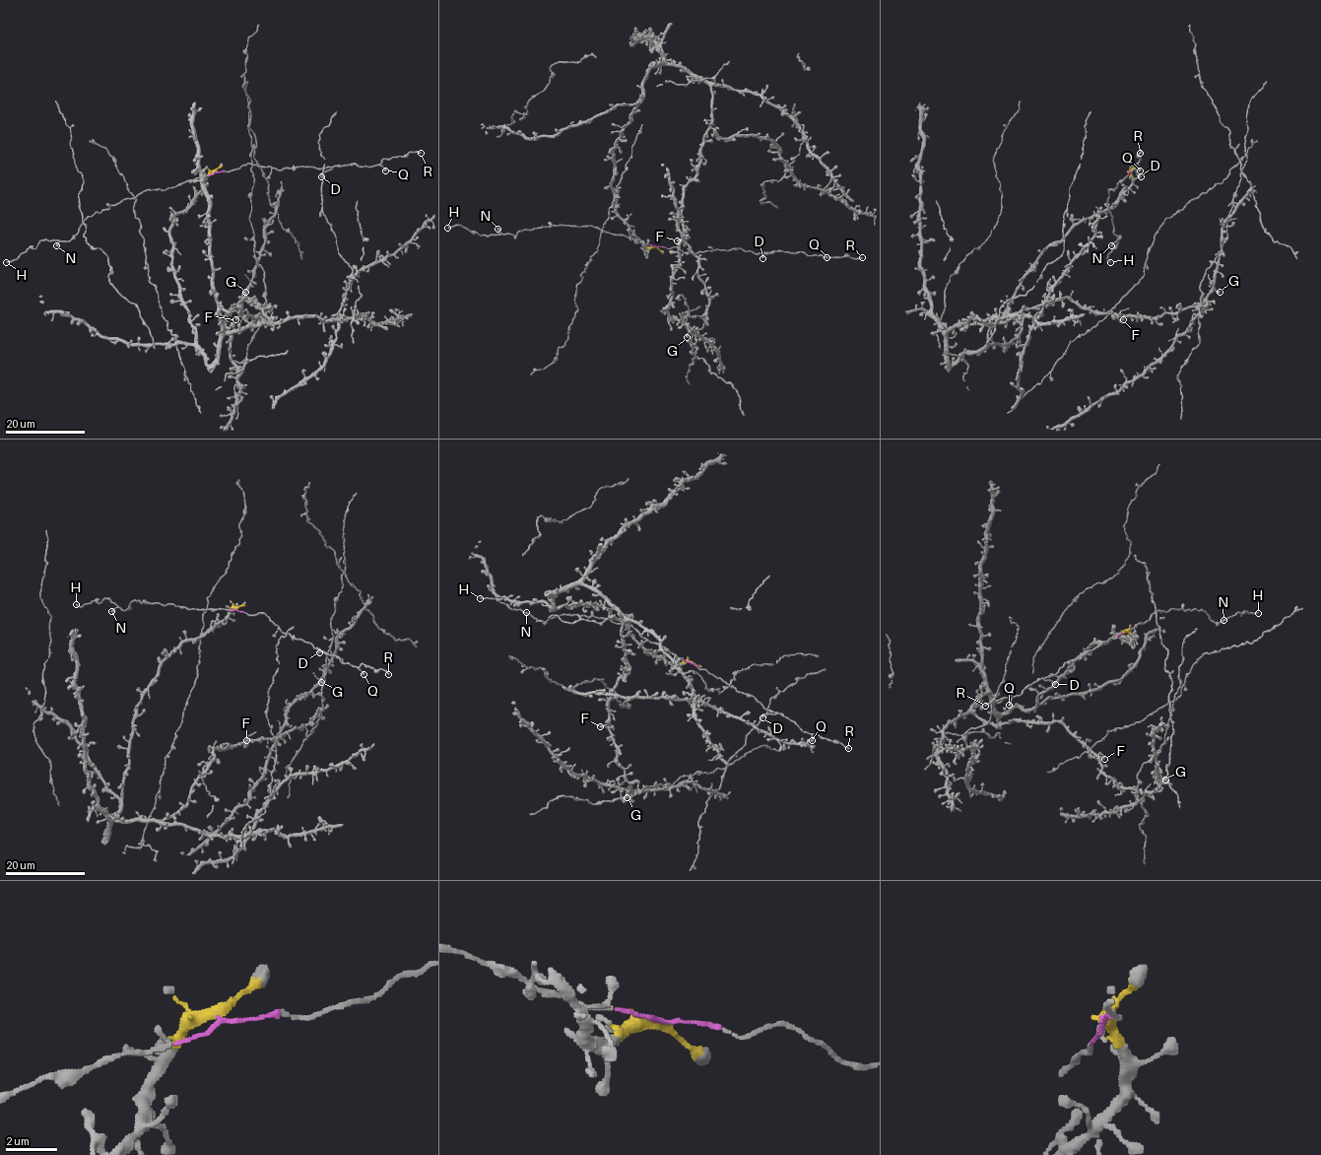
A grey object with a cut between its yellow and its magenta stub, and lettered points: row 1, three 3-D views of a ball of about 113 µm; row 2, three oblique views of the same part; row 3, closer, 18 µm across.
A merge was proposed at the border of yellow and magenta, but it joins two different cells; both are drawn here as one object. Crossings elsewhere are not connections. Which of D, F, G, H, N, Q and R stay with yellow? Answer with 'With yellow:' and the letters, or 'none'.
With yellow: F, G

